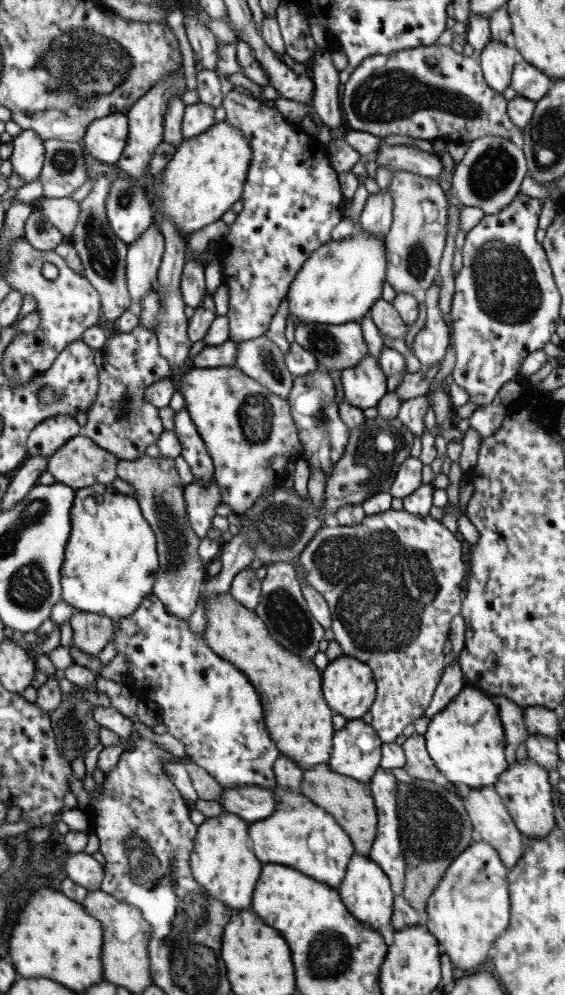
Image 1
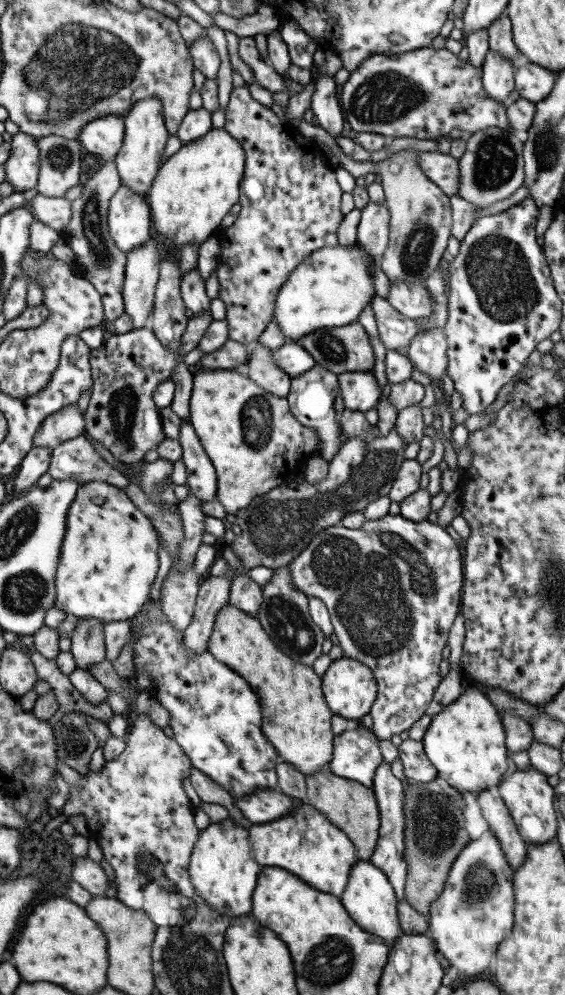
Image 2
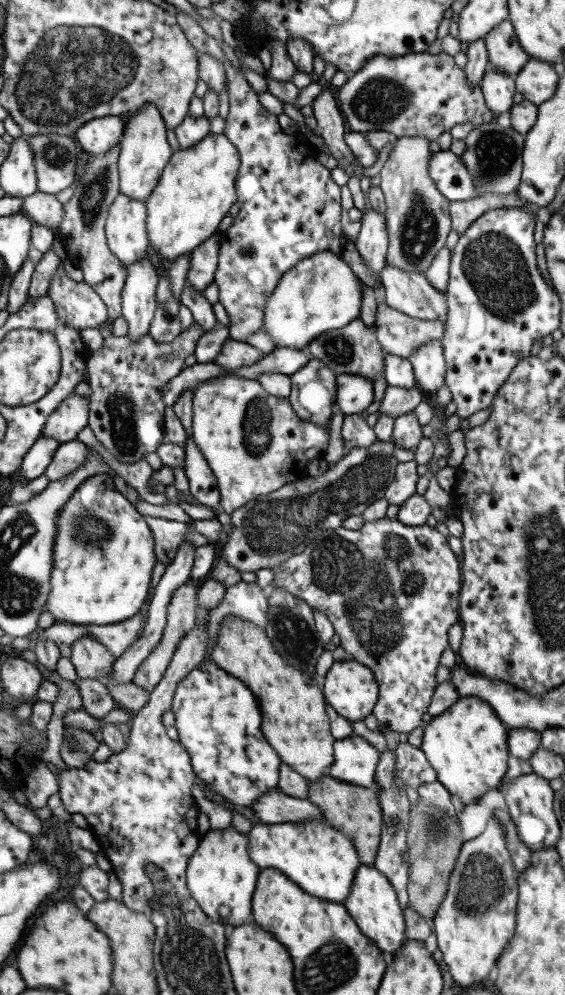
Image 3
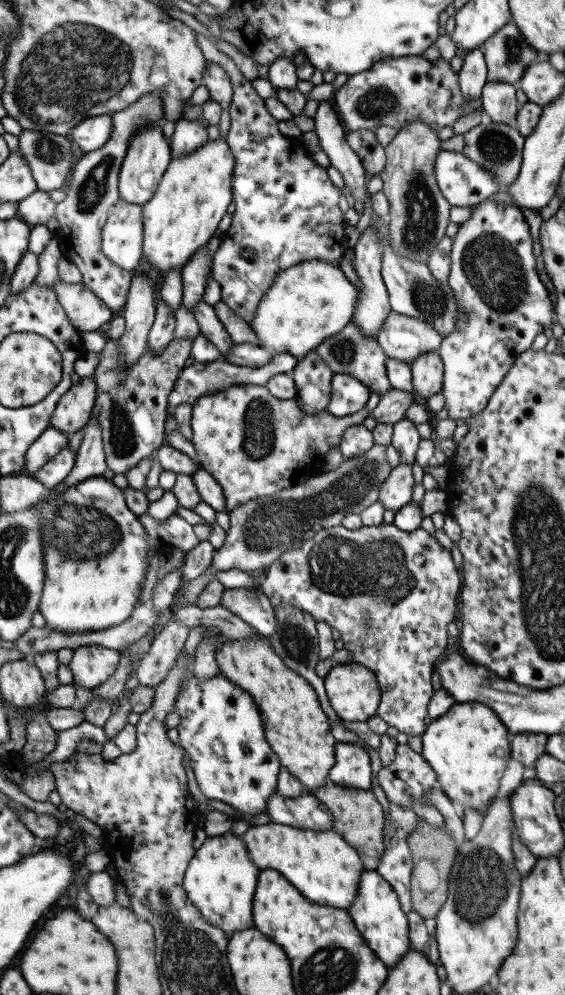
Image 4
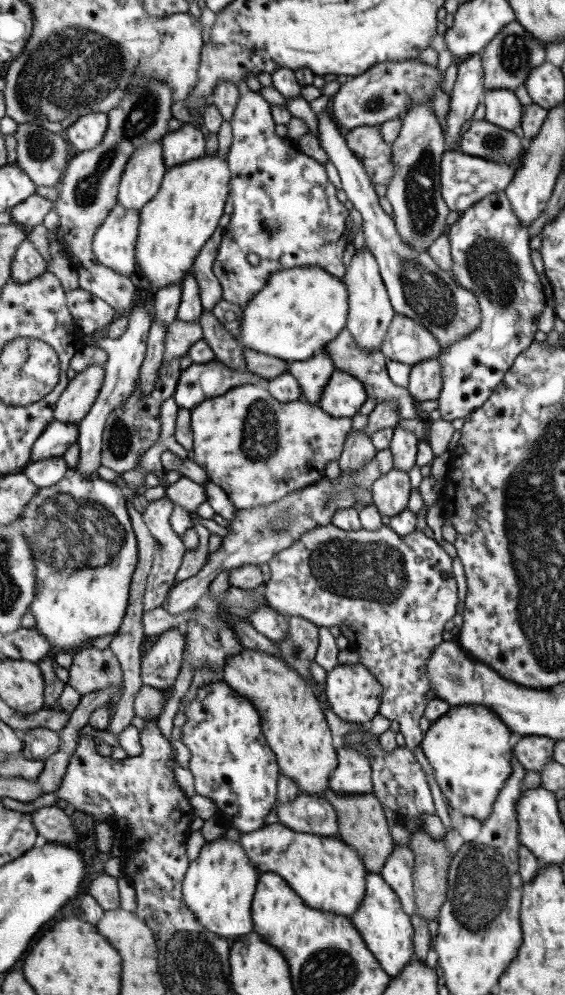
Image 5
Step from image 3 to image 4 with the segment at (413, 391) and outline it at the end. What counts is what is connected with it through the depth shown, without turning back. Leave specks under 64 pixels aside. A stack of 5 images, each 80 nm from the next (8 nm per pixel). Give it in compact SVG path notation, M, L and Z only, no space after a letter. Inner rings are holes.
M391 388L380 394L378 404L371 410L369 416L375 419L376 424L392 425L403 419L405 411L416 401L418 400L412 393Z

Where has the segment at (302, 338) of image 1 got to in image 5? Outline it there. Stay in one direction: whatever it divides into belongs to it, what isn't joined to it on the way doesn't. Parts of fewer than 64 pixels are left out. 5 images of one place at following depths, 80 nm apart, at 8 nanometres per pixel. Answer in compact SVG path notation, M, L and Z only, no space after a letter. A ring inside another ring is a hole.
M343 327L337 336L330 340L324 347L324 352L328 354L328 357L333 363L333 367L337 371L348 373L353 378L356 378L365 389L366 398L372 398L377 403L384 402L384 400L394 400L397 403L397 412L400 418L403 420L411 420L411 418L416 418L415 410L418 407L415 400L408 393L406 388L397 386L391 382L391 379L387 375L386 370L386 358L381 354L381 351L364 351L361 350L356 342L353 340L351 333Z

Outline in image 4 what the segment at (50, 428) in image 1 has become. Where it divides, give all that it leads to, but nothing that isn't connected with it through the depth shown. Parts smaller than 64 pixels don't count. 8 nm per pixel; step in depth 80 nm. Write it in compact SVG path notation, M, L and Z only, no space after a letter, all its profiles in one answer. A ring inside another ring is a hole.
M93 374L80 378L76 385L65 392L57 401L49 419L49 425L66 436L81 430L90 418L95 400Z

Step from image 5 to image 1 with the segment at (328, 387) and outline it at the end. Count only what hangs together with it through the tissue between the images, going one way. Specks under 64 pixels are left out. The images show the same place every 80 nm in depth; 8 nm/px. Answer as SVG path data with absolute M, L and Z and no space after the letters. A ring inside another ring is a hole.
M370 353L360 361L356 367L345 368L340 372L340 382L343 398L351 406L363 410L375 406L386 393L386 376Z

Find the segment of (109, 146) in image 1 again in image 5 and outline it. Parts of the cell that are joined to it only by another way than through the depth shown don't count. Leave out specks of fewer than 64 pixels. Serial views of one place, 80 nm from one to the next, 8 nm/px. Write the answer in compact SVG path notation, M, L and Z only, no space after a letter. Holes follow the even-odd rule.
M86 113L65 129L63 138L75 148L77 153L89 151L101 142L106 129L107 118L105 113Z

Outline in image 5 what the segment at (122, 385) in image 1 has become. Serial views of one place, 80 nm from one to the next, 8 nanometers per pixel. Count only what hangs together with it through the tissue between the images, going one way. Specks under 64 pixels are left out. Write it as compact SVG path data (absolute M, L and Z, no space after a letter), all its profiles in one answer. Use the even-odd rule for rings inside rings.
M175 357L171 362L163 364L157 370L157 376L152 384L149 394L140 398L139 380L135 383L133 392L125 398L121 406L108 412L104 427L102 428L102 447L100 452L100 465L110 468L120 475L131 470L138 464L138 456L143 454L157 440L159 434L159 406L166 398L169 398L179 381L180 357Z

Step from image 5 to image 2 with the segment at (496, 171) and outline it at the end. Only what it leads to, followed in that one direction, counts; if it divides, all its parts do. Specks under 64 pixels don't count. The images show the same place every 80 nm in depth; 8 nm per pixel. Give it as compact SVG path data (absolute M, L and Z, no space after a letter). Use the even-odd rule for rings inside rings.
M419 152L417 163L422 173L434 182L448 197L458 195L458 161L454 154L439 154L433 152Z

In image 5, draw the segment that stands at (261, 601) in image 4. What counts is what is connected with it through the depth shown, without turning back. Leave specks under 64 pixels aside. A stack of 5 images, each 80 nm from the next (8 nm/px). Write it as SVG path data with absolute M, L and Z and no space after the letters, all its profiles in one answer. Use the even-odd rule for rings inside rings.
M267 604L253 609L247 617L248 624L271 642L281 642L287 634L284 615L271 609Z

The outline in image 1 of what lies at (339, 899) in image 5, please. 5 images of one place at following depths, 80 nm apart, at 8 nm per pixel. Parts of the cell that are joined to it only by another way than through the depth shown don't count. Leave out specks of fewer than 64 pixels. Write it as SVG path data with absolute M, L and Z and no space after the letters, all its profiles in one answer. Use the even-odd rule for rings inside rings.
M277 782L269 789L275 799L274 808L276 809L269 816L261 820L248 823L249 844L255 858L259 862L263 862L263 864L271 862L294 868L301 872L302 875L337 890L338 884L345 874L345 867L348 865L349 857L354 853L350 838L343 832L343 829L330 814L327 814L321 807L313 804L300 792L284 791L284 788L277 784Z

